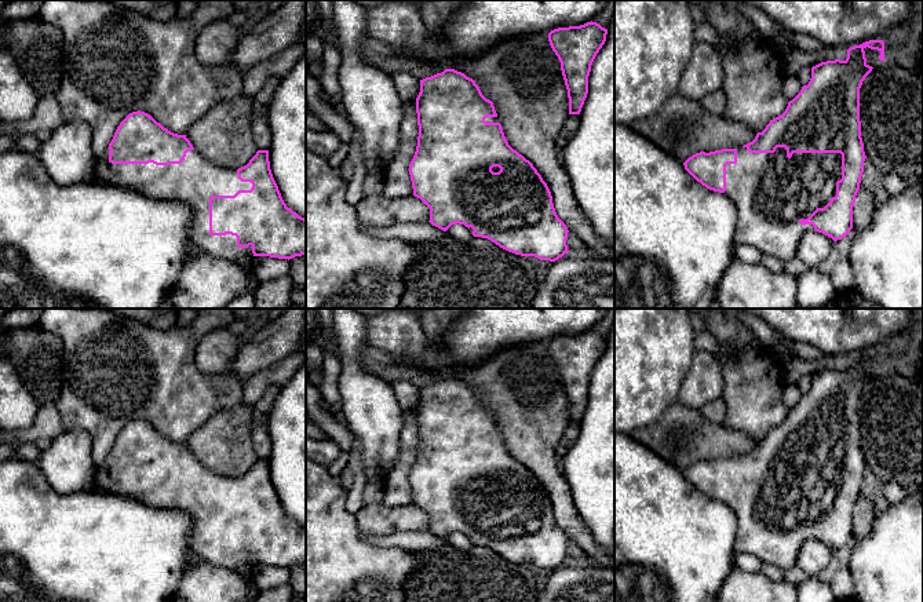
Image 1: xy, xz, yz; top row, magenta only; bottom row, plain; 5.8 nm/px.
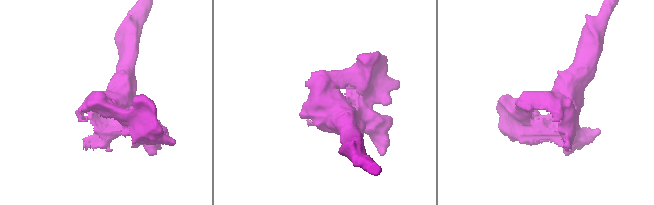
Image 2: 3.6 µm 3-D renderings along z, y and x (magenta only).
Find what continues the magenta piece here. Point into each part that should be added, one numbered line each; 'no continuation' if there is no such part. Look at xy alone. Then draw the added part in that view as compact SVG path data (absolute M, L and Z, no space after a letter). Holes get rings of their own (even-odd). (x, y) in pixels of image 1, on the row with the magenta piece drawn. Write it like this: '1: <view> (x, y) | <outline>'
1: xy (196, 179) | M107 147L95 161L95 180L112 183L125 189L138 190L141 194L154 200L171 200L186 203L193 211L193 223L190 226L190 240L204 253L238 262L244 256L253 256L252 245L240 248L237 237L231 234L209 234L209 198L212 196L234 196L238 190L251 190L251 182L241 182L237 169L223 168L201 156L196 149L186 153L180 164L156 165L149 164L112 164L109 161L110 149Z

